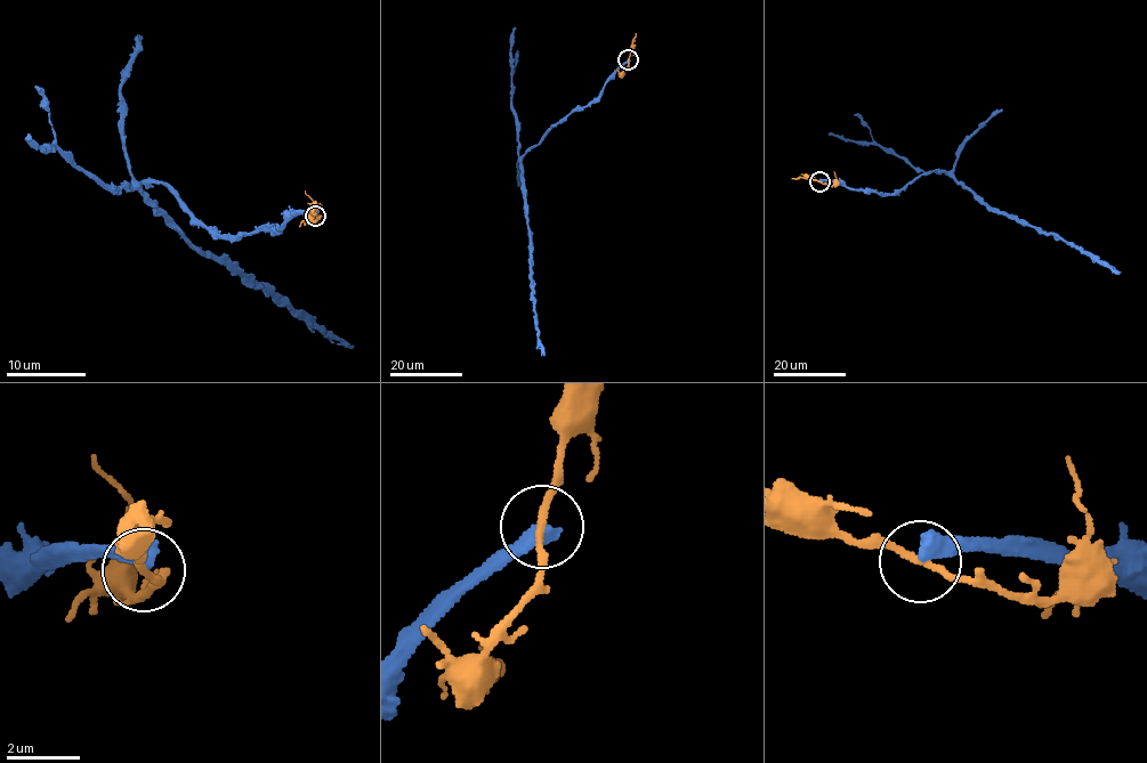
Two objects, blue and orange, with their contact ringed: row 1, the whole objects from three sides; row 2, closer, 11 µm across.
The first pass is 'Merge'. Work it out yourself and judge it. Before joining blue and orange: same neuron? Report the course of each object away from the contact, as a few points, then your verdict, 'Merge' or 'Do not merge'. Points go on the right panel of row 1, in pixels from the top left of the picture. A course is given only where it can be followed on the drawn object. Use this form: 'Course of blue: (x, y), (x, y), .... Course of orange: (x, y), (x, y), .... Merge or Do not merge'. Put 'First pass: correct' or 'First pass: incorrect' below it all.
Course of blue: (820, 181), (889, 194), (921, 175), (943, 170), (992, 208), (1057, 234), (1119, 273). Course of orange: (820, 181), (832, 185), (833, 171). Do not merge
First pass: incorrect

